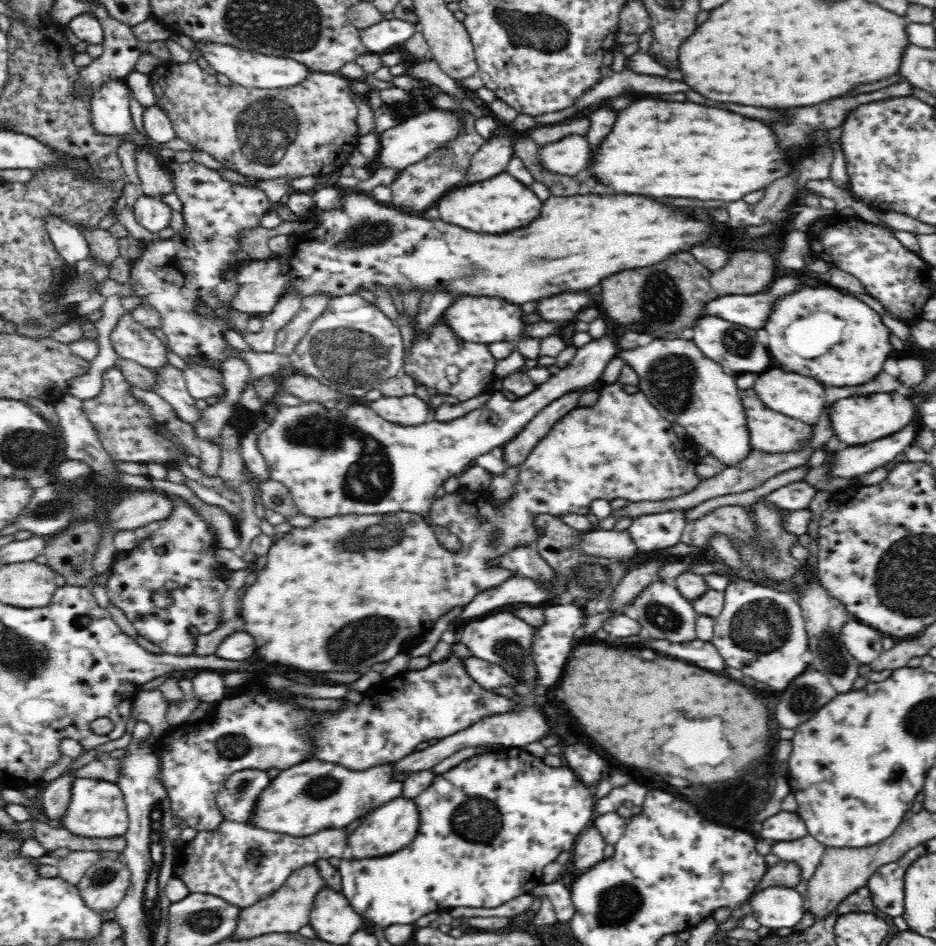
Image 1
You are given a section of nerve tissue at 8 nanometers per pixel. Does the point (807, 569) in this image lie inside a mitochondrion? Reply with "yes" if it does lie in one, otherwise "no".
no

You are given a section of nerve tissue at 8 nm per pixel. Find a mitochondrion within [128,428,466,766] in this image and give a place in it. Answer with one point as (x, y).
(359, 640)

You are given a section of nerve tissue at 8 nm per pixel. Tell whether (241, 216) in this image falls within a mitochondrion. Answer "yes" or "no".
no

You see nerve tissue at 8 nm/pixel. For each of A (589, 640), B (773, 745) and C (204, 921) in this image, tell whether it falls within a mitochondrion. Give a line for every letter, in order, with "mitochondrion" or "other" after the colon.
A: other
B: other
C: mitochondrion

